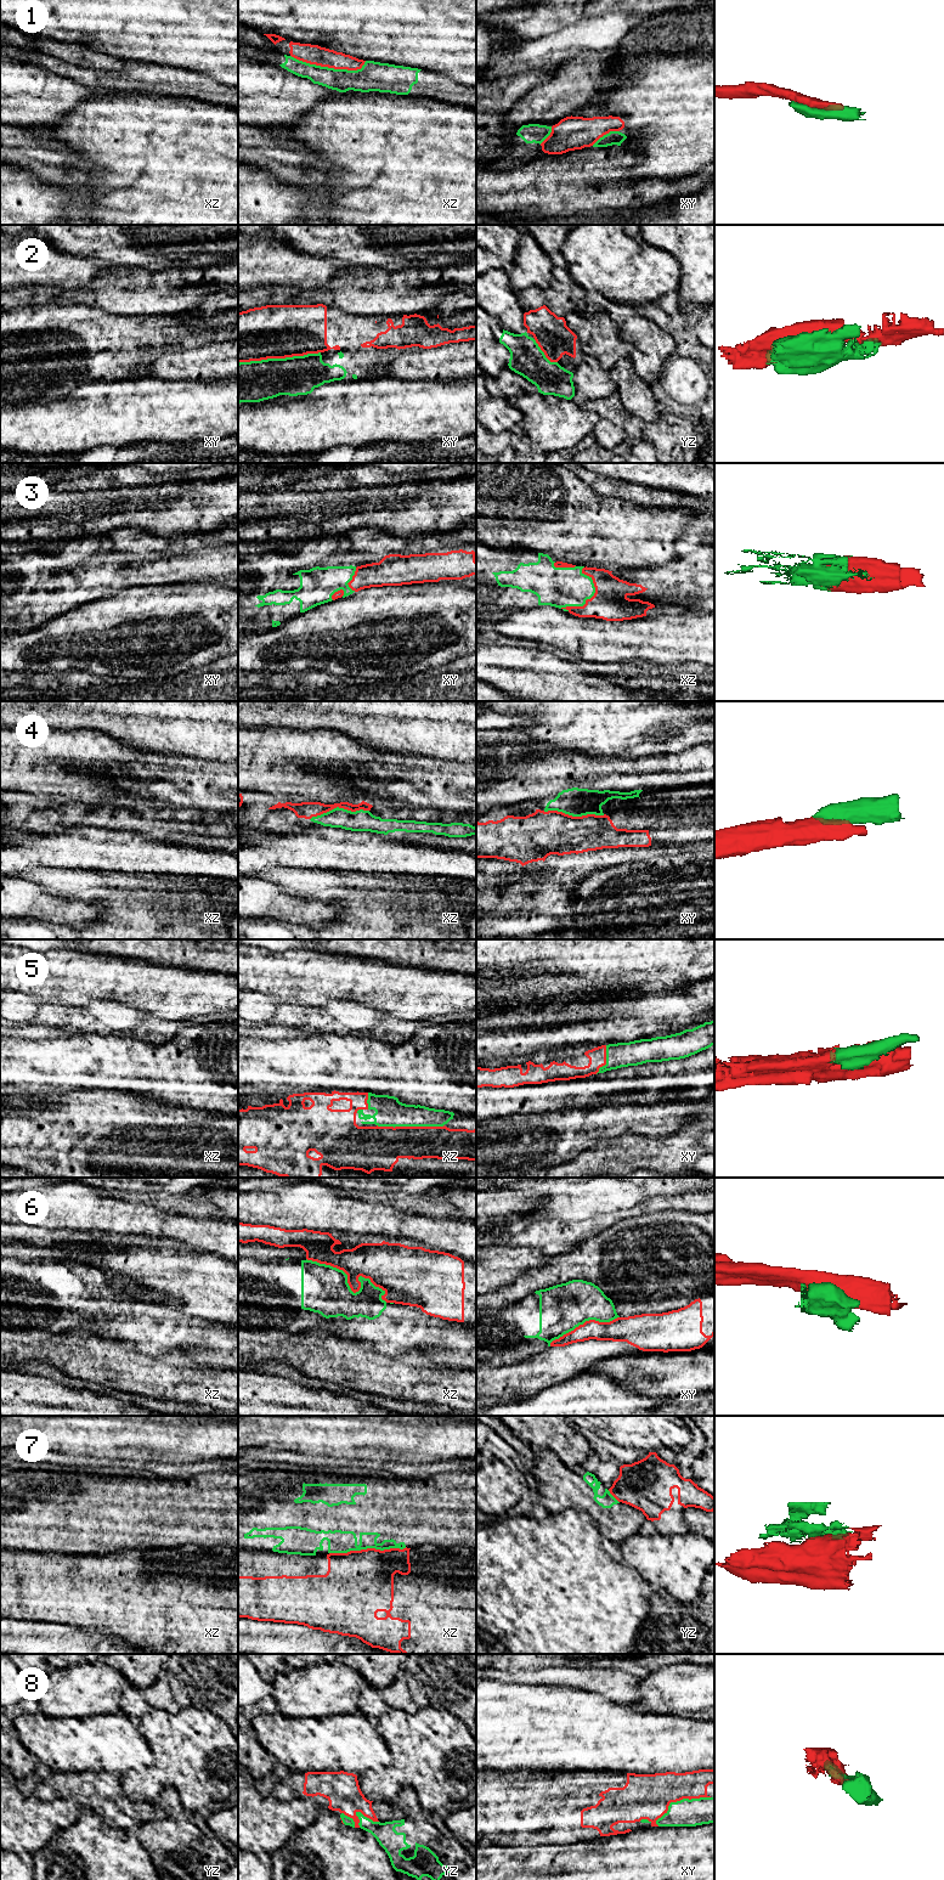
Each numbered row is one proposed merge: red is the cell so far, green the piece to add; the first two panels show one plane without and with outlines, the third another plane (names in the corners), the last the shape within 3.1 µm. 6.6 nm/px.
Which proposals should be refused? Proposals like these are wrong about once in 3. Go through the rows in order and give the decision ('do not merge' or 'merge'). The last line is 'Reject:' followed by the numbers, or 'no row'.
1: do not merge
2: merge
3: merge
4: merge
5: merge
6: do not merge
7: do not merge
8: do not merge
Reject: 1, 6, 7, 8

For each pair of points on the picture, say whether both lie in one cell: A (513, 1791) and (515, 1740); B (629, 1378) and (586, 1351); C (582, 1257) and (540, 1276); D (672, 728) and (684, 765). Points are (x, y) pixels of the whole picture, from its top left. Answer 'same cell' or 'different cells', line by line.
A: different cells
B: different cells
C: same cell
D: different cells

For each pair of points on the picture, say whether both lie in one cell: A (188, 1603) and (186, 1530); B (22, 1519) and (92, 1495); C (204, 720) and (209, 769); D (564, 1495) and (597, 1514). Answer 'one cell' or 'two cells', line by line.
A: two cells
B: one cell
C: two cells
D: one cell

